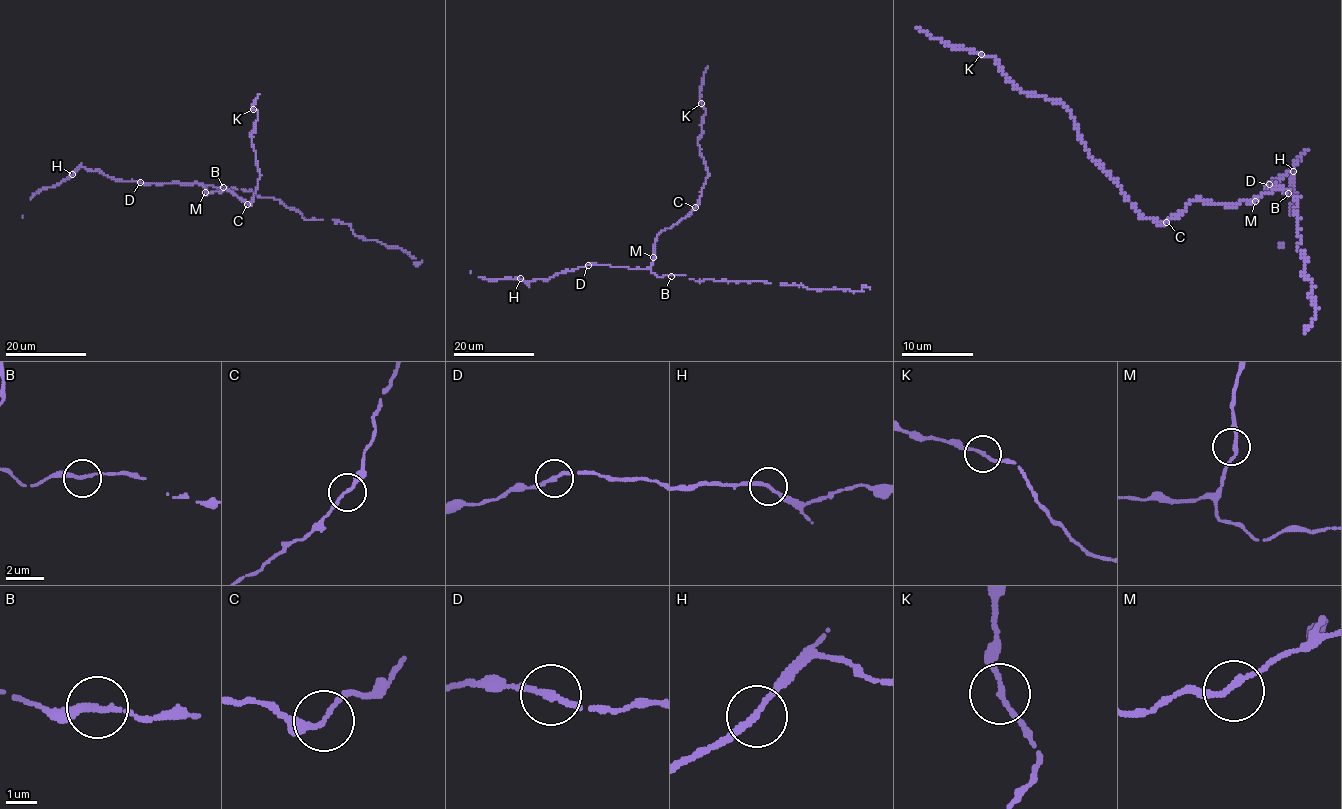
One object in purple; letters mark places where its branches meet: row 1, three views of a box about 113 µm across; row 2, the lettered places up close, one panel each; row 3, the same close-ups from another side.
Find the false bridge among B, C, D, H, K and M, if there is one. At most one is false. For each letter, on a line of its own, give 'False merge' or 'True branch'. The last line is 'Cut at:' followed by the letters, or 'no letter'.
B: True branch
C: True branch
D: True branch
H: True branch
K: True branch
M: True branch
Cut at: no letter

